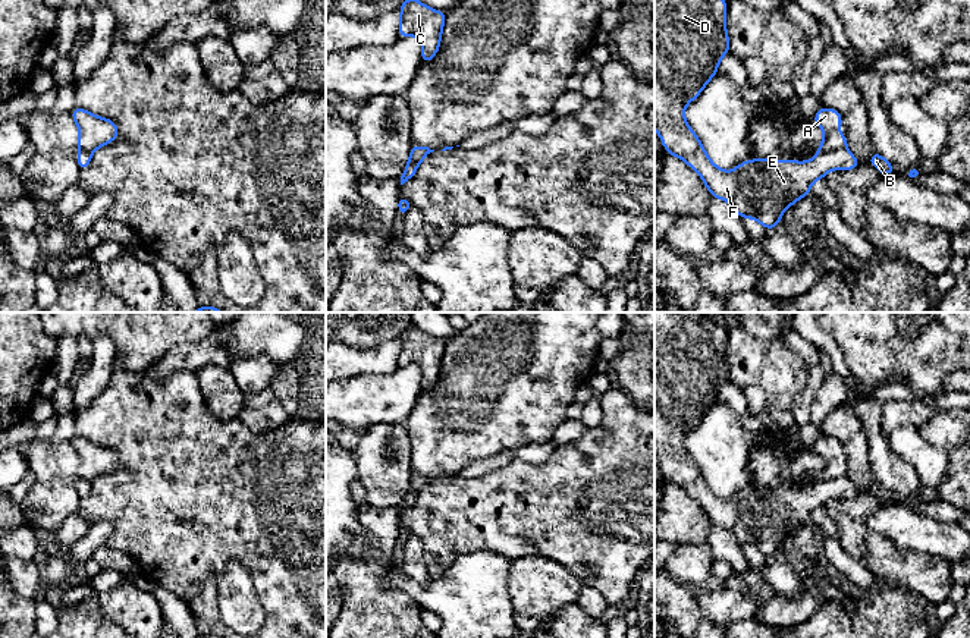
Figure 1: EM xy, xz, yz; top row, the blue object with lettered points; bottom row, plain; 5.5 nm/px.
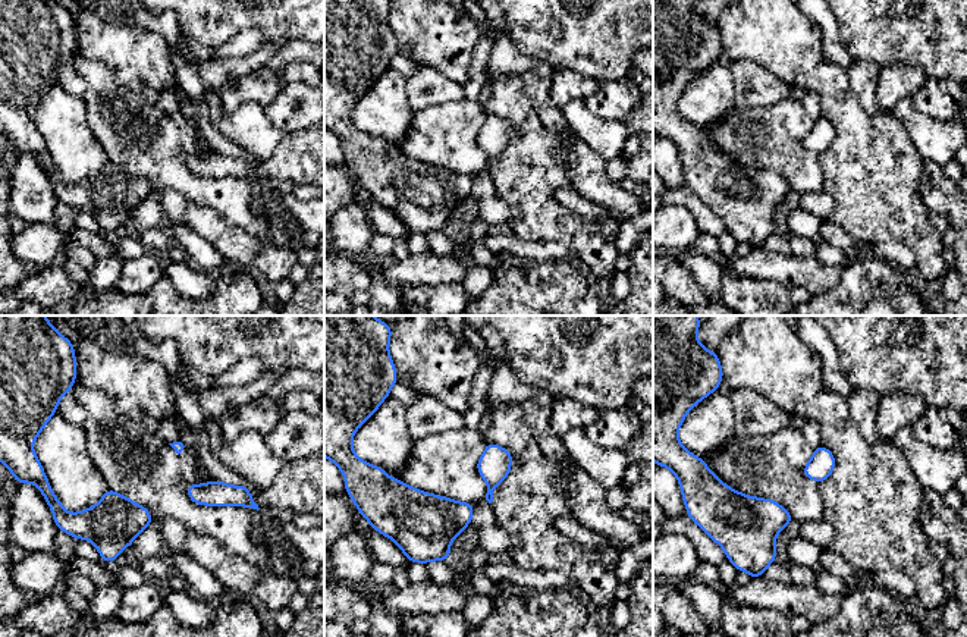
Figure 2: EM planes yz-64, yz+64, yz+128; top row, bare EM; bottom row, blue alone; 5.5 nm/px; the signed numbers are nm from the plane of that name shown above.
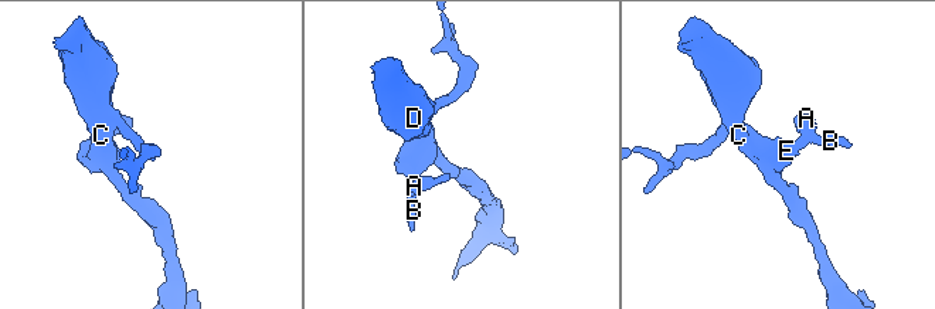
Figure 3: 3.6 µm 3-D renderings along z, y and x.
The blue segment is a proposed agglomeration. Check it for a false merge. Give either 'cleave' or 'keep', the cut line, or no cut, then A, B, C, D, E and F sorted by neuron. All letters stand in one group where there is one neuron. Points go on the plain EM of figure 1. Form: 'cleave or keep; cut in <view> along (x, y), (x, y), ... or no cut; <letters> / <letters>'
cleave; cut in yz along (845, 475), (837, 480), (819, 481); A / B C D E F

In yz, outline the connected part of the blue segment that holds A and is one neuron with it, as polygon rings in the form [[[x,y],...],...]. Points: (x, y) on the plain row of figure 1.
[[[822,436],[813,444],[814,452],[826,461],[819,474],[819,481],[839,480],[847,477],[847,465],[839,462],[842,444],[839,440],[828,436]]]

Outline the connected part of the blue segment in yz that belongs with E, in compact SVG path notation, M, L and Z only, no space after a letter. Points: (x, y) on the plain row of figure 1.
M654 312L654 458L668 484L682 487L696 499L712 527L729 531L741 547L756 547L767 559L776 557L782 541L810 524L813 510L831 499L853 499L860 490L847 478L819 481L806 491L795 488L754 487L732 500L715 494L699 465L684 446L684 437L697 427L718 402L721 387L729 381L725 343L728 330L703 312Z

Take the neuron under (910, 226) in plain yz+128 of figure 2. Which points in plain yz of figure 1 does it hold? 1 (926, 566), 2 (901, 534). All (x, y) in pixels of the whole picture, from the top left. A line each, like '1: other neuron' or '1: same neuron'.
1: same neuron
2: other neuron

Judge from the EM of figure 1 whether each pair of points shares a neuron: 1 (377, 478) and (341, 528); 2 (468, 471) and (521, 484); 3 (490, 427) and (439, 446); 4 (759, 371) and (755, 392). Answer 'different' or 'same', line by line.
1: different
2: different
3: same
4: different

